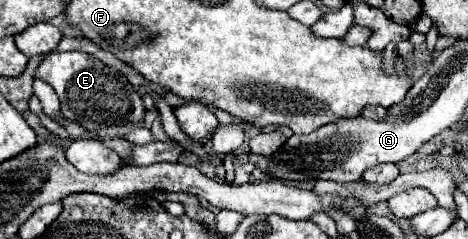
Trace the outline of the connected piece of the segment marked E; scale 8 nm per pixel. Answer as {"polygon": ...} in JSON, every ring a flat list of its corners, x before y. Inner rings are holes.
{"polygon":[[50,52,42,58,34,78,50,84,60,98,62,114,68,120,82,124,88,132,100,132,112,124,140,122,144,118,146,110,142,106,142,98,126,76,86,52]]}

